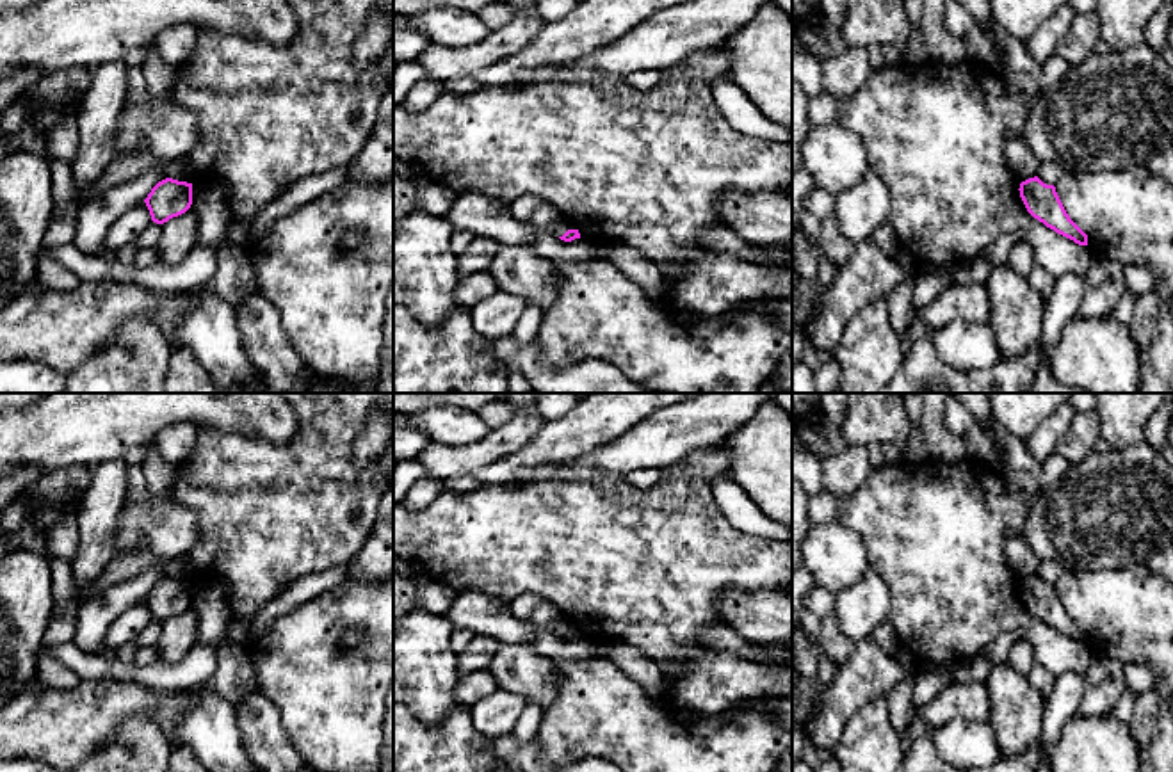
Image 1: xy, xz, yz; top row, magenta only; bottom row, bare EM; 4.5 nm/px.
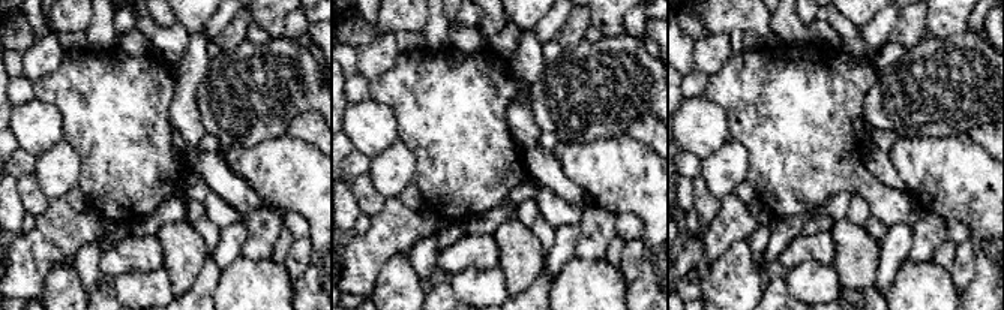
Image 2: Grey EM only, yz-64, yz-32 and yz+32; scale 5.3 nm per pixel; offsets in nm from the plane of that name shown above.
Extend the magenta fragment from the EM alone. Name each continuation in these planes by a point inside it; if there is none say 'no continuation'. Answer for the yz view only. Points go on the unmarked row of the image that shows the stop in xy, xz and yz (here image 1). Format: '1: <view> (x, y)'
1: yz (1022, 559)

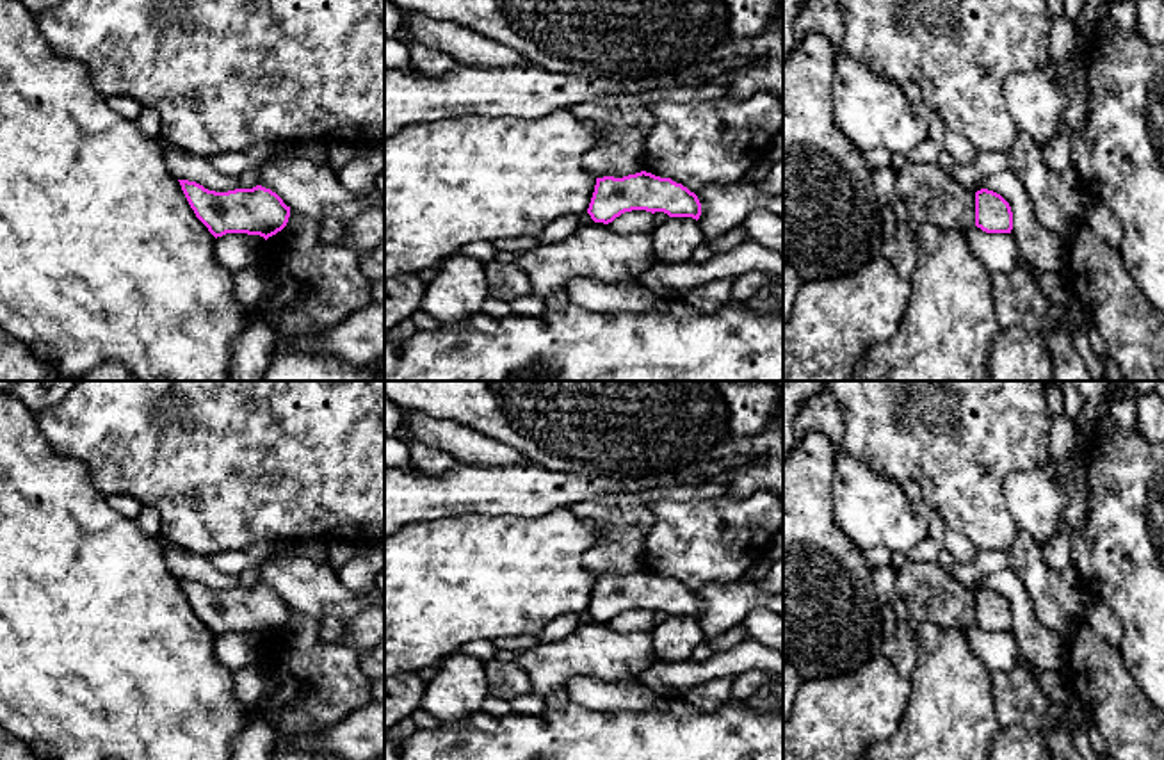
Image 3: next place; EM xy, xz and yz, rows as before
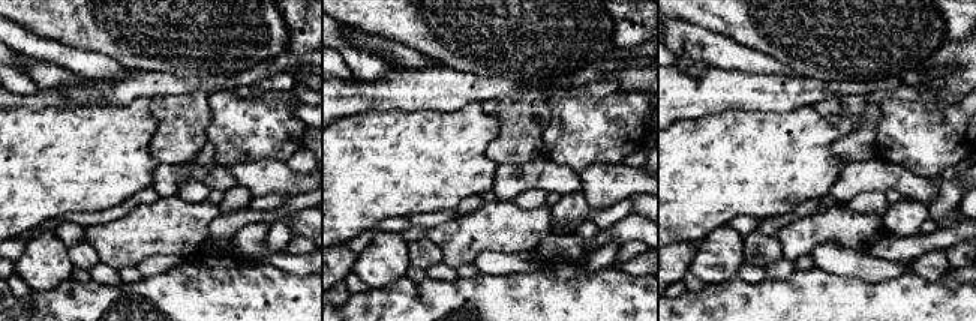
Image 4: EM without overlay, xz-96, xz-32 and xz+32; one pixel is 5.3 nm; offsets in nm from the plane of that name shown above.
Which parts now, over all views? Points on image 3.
no continuation

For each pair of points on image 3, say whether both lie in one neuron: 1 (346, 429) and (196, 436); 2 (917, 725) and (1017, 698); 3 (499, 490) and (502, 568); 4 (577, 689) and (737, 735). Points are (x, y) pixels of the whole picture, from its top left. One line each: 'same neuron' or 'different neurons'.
1: same neuron
2: different neurons
3: different neurons
4: different neurons

